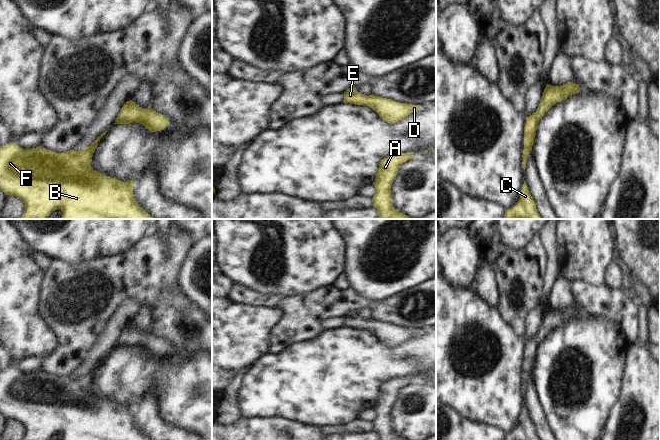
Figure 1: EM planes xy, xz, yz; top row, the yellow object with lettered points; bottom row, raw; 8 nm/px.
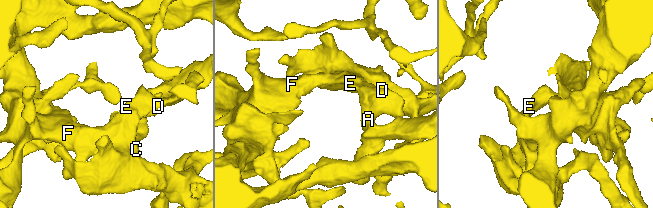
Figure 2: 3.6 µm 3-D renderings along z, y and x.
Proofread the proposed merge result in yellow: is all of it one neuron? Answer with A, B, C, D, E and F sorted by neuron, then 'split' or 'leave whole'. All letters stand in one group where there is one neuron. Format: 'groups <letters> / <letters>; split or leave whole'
groups A B C D E F; leave whole

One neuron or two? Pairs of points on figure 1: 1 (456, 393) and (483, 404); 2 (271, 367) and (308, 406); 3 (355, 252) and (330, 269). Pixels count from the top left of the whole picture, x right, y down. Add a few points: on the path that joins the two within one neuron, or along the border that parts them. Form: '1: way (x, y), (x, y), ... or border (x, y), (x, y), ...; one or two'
1: way (463, 393), (472, 393), (476, 397); one
2: way (281, 377), (300, 396); one
3: border (340, 236), (344, 242), (343, 272); two

